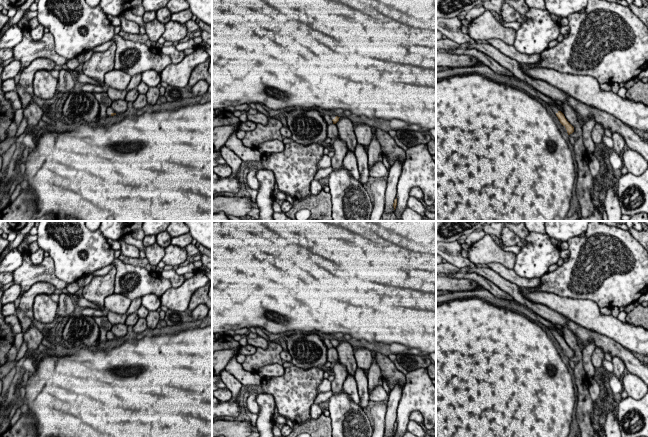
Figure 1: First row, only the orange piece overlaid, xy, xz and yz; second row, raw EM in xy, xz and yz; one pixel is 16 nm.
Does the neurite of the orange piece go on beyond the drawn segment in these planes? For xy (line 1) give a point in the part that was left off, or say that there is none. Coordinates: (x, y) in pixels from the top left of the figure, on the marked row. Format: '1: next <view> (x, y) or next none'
1: next xy (109, 110)

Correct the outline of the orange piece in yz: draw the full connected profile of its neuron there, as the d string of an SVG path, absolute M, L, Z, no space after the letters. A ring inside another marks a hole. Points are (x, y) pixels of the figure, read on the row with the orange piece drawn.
M549 106L558 117L560 123L566 128L568 135L572 134L574 132L574 127L567 121L564 114L561 111L559 111L558 108L556 108L555 106Z

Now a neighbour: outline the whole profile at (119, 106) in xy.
M116 100L112 102L111 108L116 114L127 114L130 104L126 100Z

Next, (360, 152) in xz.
M357 143L354 153L357 159L358 170L360 173L359 182L364 186L368 182L368 179L370 177L367 150L364 146Z

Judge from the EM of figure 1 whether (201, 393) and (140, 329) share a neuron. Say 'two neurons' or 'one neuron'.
two neurons

